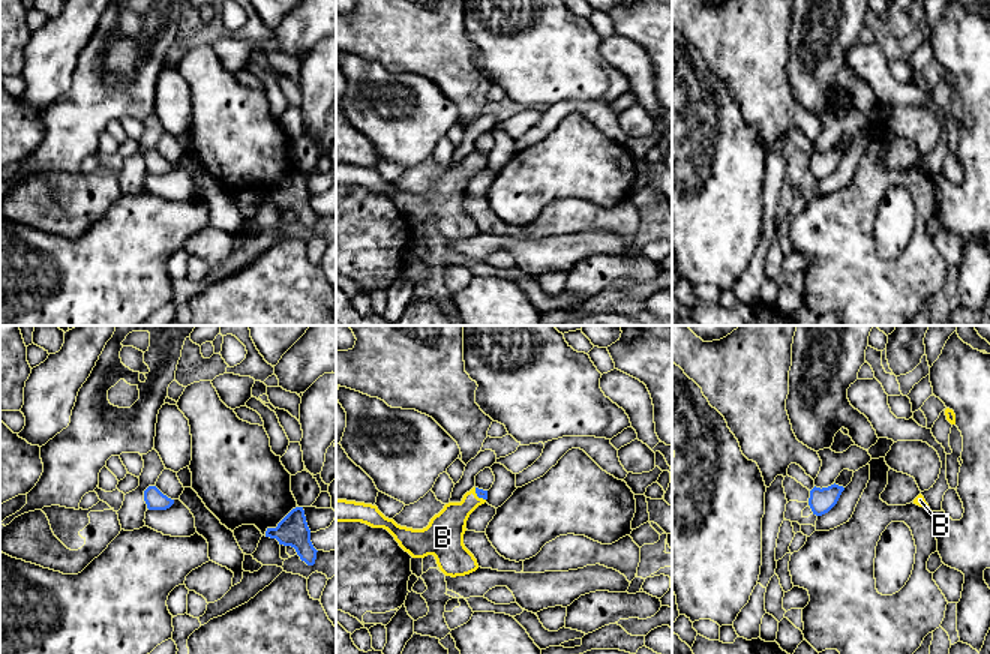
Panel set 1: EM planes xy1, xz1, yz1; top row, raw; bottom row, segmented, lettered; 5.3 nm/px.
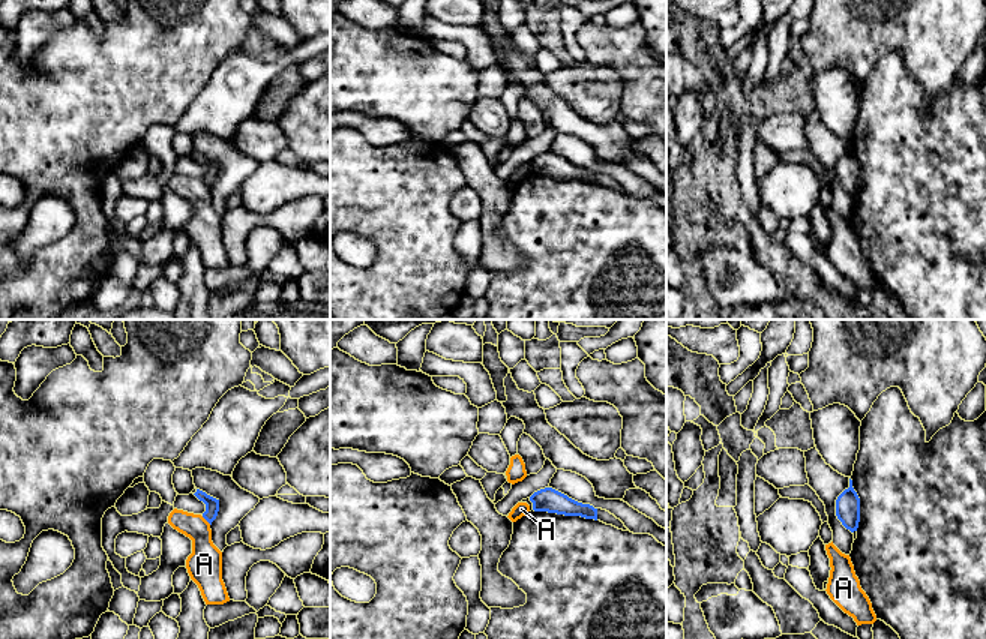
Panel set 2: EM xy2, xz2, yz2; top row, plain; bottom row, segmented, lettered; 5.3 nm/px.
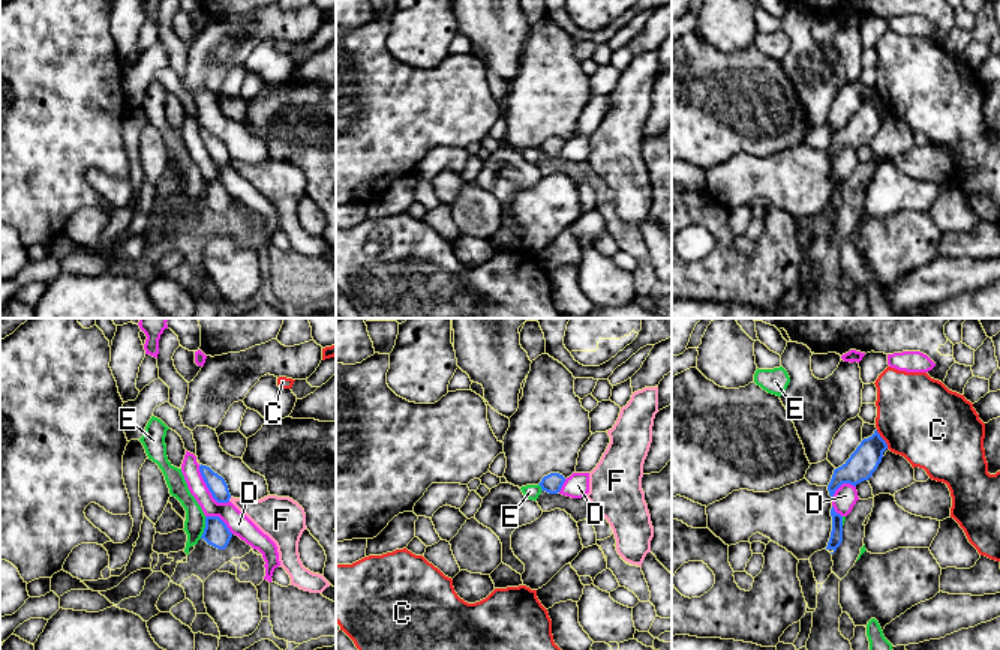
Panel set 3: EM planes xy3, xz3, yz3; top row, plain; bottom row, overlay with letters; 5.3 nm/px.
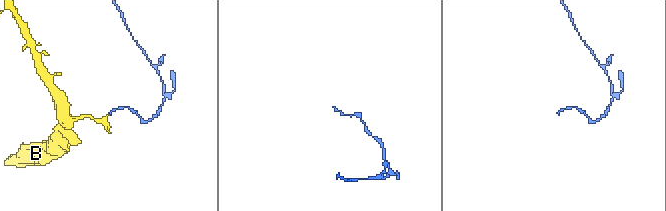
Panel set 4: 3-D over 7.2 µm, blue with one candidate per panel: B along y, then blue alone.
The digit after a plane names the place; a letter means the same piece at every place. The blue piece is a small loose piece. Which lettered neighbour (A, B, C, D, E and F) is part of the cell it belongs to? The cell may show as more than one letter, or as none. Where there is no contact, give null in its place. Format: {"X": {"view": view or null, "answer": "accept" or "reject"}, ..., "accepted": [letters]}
{"A": {"view": "xy2", "answer": "reject"}, "B": {"view": "xz1", "answer": "accept"}, "C": {"view": "yz3", "answer": "reject"}, "D": {"view": "xy3", "answer": "reject"}, "E": {"view": "xy3", "answer": "reject"}, "F": {"view": "xy3", "answer": "reject"}, "accepted": ["B"]}

